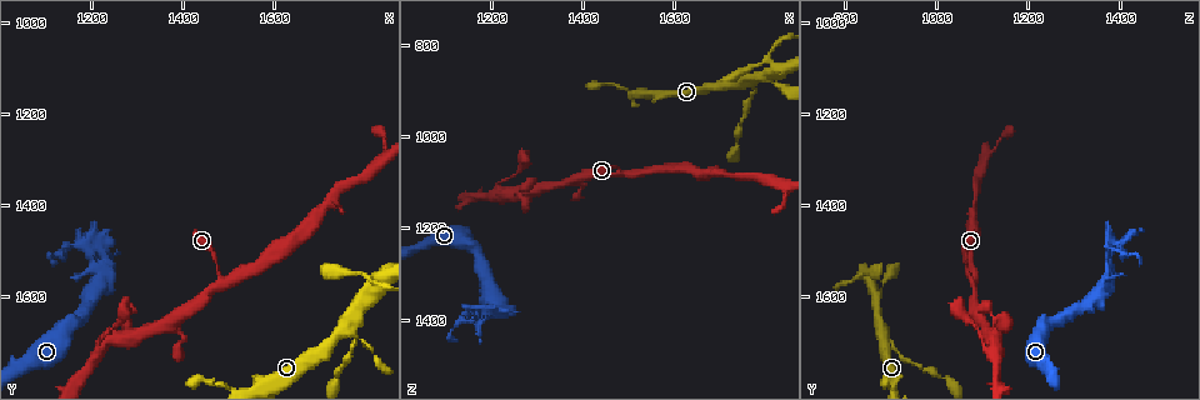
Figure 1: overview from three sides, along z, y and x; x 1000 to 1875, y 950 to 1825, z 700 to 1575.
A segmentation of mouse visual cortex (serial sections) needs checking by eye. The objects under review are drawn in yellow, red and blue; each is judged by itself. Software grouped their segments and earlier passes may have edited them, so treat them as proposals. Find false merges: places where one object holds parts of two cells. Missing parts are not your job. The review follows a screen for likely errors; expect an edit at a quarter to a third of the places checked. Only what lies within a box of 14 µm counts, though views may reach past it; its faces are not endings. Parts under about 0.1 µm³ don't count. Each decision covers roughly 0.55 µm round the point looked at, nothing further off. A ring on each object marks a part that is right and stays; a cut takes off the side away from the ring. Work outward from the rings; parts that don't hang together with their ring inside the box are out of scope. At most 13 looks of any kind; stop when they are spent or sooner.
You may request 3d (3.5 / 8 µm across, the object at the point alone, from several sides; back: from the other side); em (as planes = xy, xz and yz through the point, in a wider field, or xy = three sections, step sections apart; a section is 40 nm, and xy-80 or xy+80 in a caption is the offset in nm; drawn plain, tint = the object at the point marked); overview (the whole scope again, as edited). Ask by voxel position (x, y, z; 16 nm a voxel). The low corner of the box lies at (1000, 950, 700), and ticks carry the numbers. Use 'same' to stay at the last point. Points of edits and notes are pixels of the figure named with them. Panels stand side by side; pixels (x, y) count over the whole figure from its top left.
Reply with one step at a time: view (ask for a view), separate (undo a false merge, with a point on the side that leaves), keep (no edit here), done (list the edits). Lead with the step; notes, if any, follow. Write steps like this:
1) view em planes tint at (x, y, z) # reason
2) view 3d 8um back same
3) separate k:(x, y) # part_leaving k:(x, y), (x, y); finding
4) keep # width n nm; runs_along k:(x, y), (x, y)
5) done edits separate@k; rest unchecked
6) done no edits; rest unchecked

view 3d 8um at (1210, 1505, 1380) # thin neck

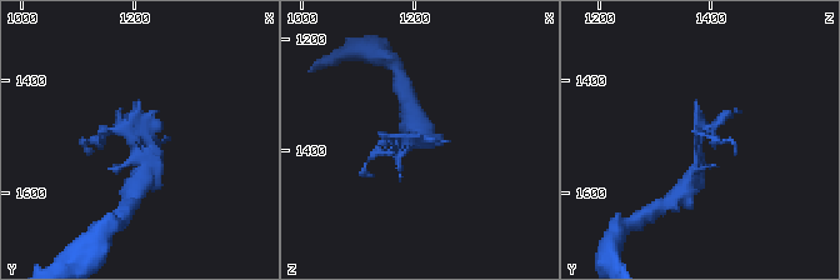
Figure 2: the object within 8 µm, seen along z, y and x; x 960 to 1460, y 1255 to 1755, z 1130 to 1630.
view em xy step 1 tint at (1215, 1510, 1380)

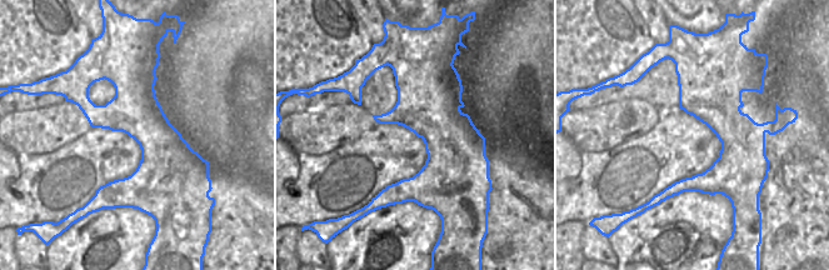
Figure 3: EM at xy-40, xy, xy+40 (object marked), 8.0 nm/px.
keep # runs_along 2:(148, 175), (143, 126), (124, 124); continuous, no second cell

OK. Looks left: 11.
view 3d 3.5um at (1495, 1555, 1080) # a fork

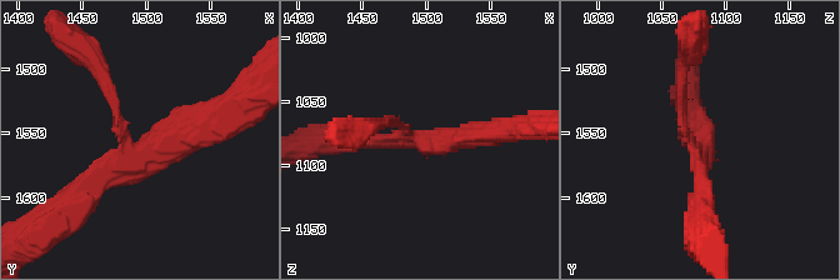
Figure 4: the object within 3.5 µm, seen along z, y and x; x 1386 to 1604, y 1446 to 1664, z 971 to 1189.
view em xy step 5 tint at (1490, 1558, 1078) # shape alone is not enough

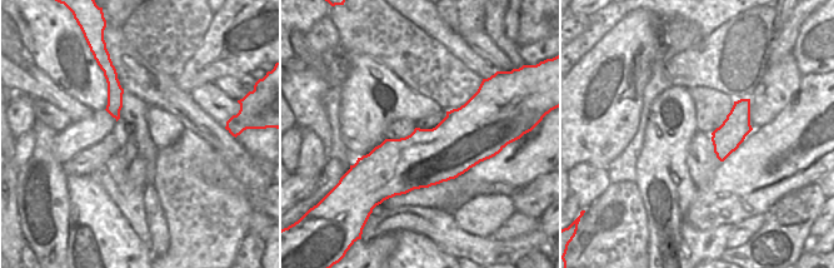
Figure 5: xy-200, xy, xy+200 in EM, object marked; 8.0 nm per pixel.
keep # width 460 nm; runs_along 4:(103, 78), (134, 146), (73, 204); all the same cell

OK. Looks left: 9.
view 3d 3.5um at (1755, 1670, 885) # abrupt turn

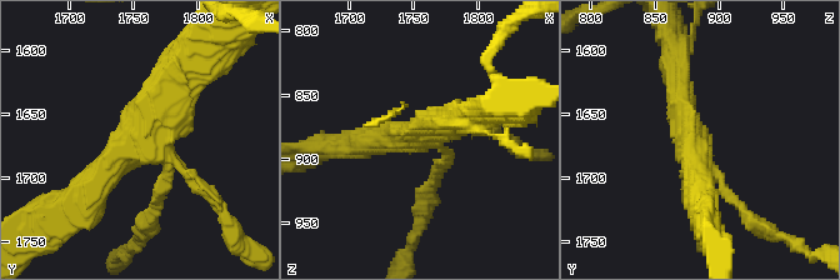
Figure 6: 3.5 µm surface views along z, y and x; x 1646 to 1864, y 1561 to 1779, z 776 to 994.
view em planes tint at (1752, 1672, 880) # shape alone is not enough

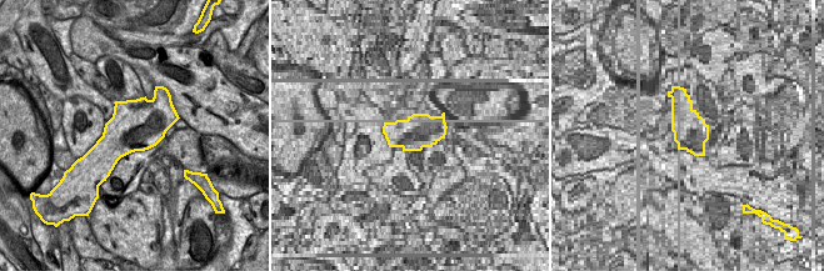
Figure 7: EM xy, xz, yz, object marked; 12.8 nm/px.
keep # runs_along 6:(74, 203), (146, 130), (174, 69); continuous, no second cell

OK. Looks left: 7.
view 3d 3.5um back at (1820, 1565, 855) # calibre changes

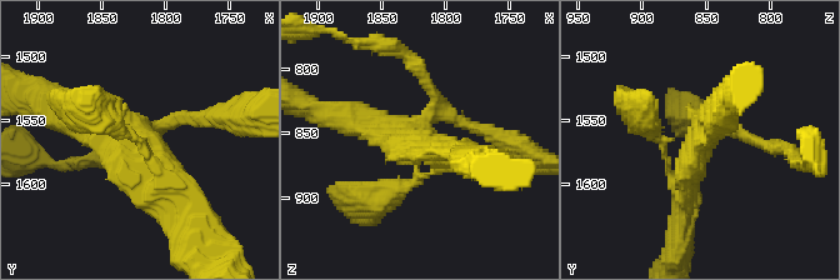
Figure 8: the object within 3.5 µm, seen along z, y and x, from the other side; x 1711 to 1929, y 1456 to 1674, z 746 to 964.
view em xy step 2 tint at (1818, 1568, 856) # shape alone is not enough

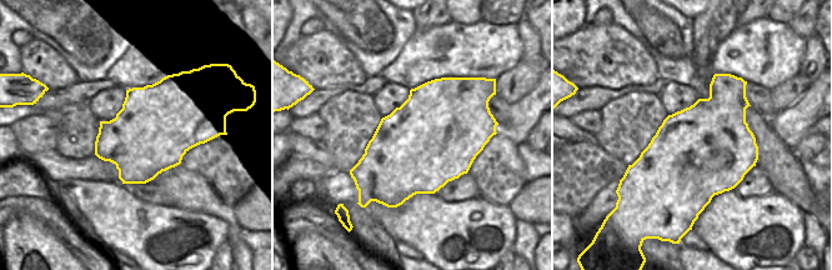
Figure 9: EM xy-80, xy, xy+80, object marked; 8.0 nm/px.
separate 8:(419, 68) # width 750 nm; part_leaving 8:(430, 115), (454, 115), (541, 160); a second cell is stuck on

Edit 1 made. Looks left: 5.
view overview # redraw

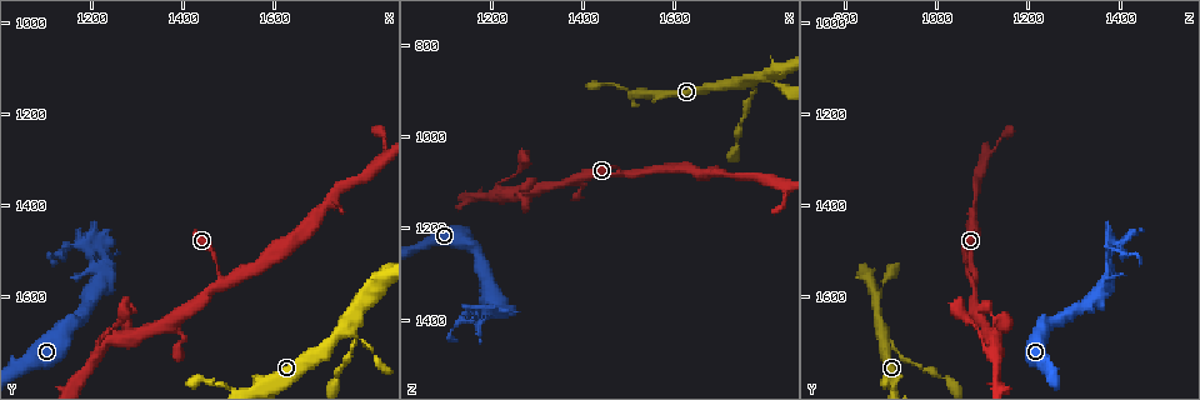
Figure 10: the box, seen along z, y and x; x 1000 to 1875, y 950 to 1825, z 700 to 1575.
view 3d 3.5um at (1250, 1665, 1120) # sharp bend

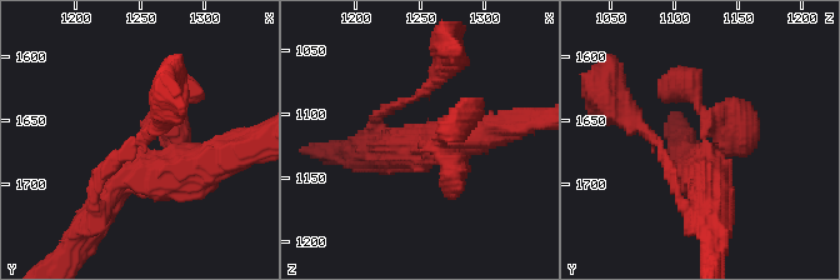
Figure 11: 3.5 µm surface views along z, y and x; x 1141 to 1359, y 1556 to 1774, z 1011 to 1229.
view em planes tint at (1252, 1664, 1124)

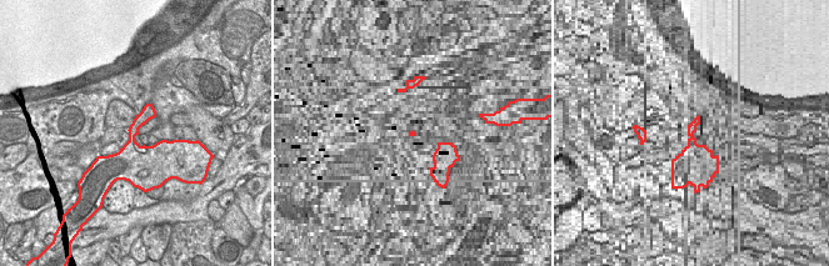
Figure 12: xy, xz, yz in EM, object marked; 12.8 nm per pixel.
keep # runs_along 11:(695, 168), (708, 118), (753, 148); all the same cell

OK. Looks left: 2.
done edits separate@8; rest unchecked

